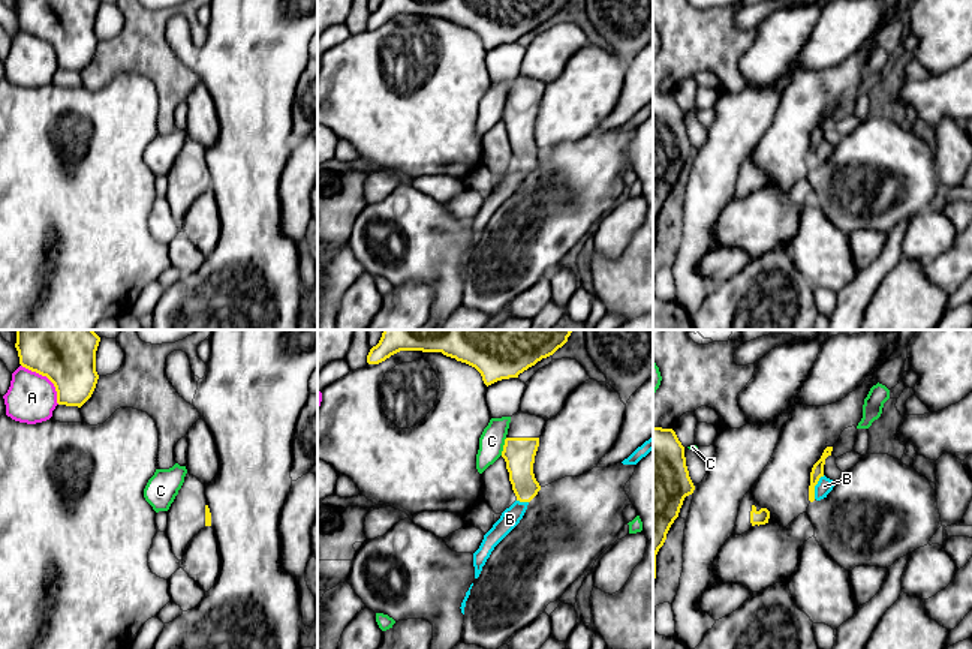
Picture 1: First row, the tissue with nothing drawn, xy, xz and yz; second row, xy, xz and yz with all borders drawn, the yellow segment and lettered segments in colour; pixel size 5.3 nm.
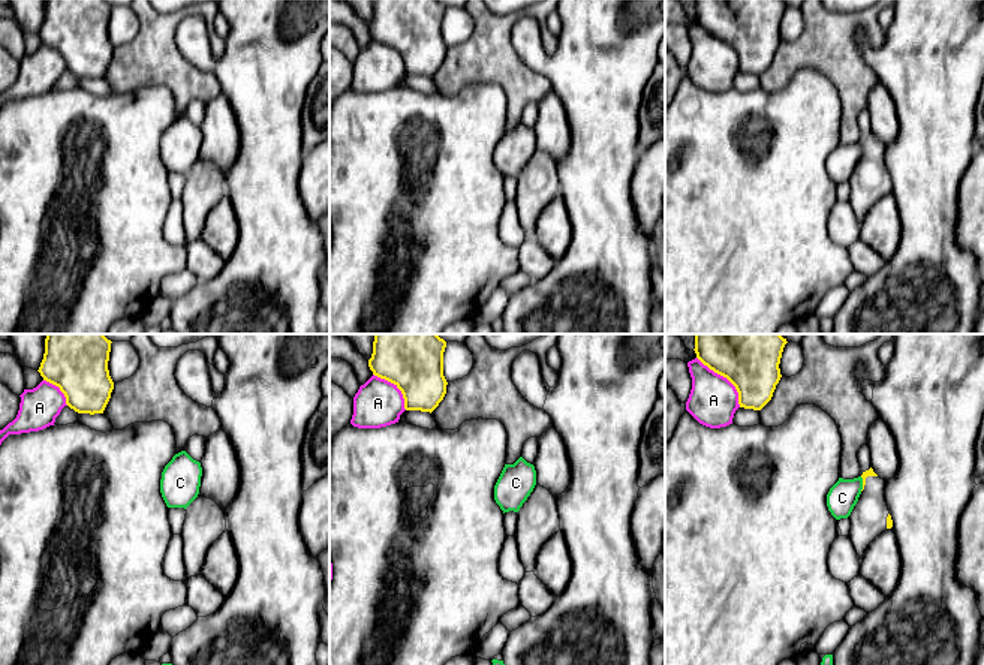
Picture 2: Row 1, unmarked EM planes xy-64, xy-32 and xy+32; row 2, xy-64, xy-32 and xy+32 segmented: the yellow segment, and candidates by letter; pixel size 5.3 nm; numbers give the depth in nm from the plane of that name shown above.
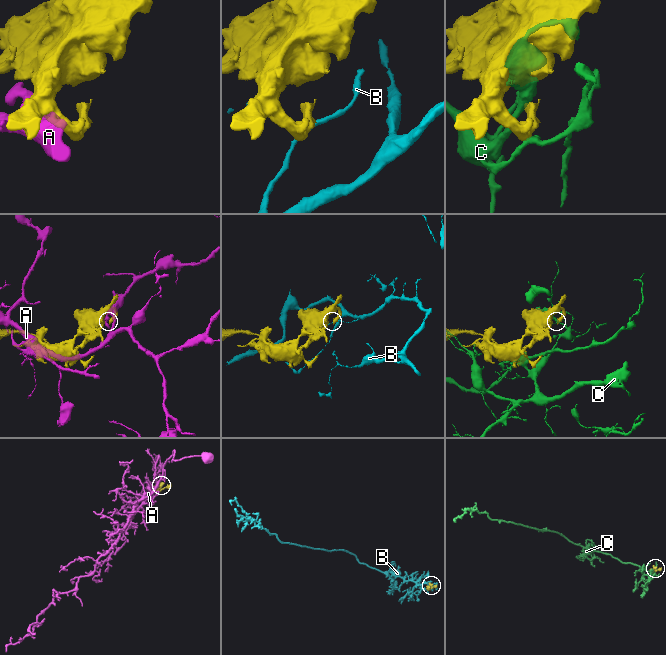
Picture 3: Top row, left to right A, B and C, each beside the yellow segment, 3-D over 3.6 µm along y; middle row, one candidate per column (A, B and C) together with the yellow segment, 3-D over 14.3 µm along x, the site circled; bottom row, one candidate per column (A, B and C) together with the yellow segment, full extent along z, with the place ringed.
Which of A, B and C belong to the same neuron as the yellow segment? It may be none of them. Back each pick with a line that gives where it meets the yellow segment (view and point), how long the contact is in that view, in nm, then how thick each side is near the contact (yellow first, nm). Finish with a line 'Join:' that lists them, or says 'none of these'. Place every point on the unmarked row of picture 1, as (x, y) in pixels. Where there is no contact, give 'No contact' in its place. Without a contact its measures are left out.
Join: none of these

